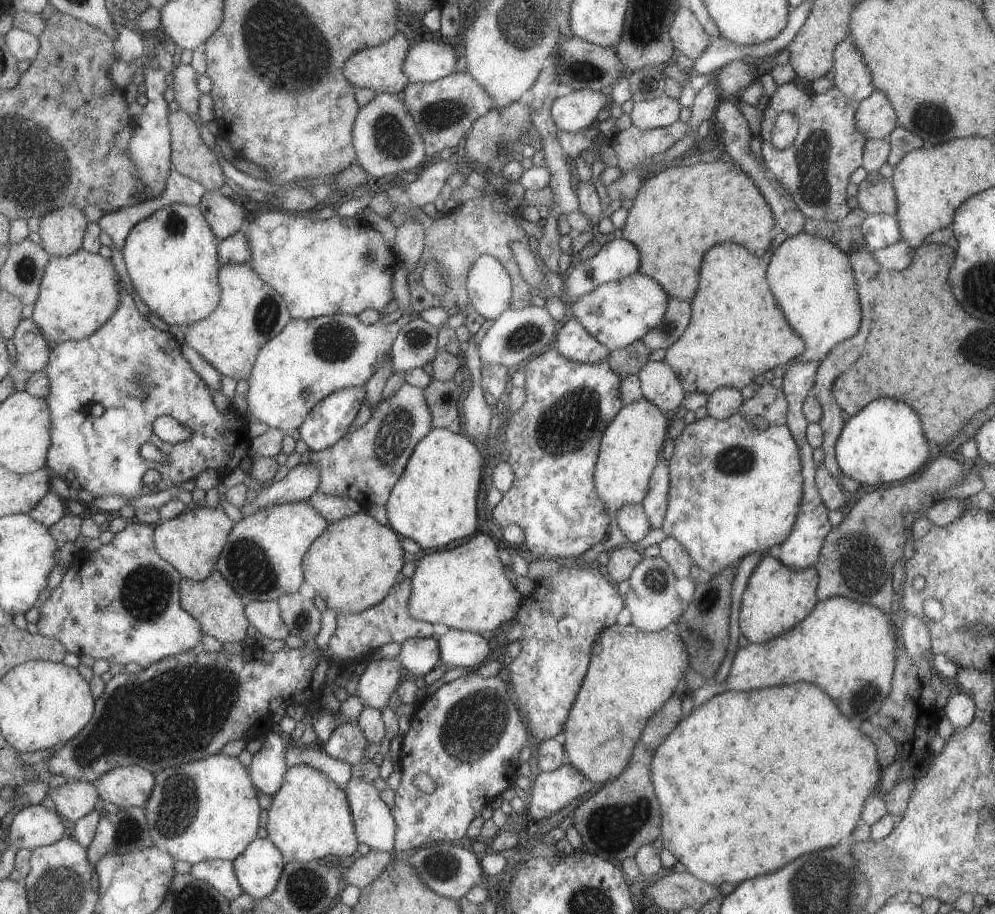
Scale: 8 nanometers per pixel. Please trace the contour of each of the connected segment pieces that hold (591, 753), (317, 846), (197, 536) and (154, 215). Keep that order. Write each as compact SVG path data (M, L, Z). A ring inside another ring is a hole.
M615 624L602 628L594 636L590 651L585 676L562 730L565 738L562 745L576 771L600 786L612 781L627 768L633 747L647 719L674 693L676 685L683 679L684 671L689 667L689 657L677 633L671 633L666 628L657 632L643 632L632 624Z
M293 765L286 768L283 782L279 790L272 796L271 806L267 811L266 838L269 839L281 853L285 863L320 860L323 856L339 856L348 858L355 852L358 840L355 836L350 810L342 788L327 778L325 774L307 766Z
M194 504L191 505L185 513L178 514L175 518L164 520L153 526L154 547L158 555L165 560L165 562L171 564L182 577L192 581L202 581L205 580L214 569L227 535L233 527L234 522L225 515L220 505L214 509L206 507L205 504Z
M169 203L136 222L127 233L122 259L148 312L183 329L209 316L220 301L218 238L197 208Z

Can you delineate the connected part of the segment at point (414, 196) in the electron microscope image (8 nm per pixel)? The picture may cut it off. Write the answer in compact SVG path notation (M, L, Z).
M453 160L439 161L421 172L415 181L404 184L407 198L415 209L420 209L423 204L433 202L441 195L440 190L449 175L455 172Z

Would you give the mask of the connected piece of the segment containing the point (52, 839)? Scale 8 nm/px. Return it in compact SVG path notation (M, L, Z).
M29 805L14 816L7 841L15 850L28 848L34 851L60 841L66 834L62 814L56 808Z

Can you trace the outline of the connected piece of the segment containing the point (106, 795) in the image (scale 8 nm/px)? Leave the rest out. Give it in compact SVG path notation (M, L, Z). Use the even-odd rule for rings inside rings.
M125 765L107 771L92 785L110 809L137 807L137 803L145 803L149 798L154 774L135 765Z

